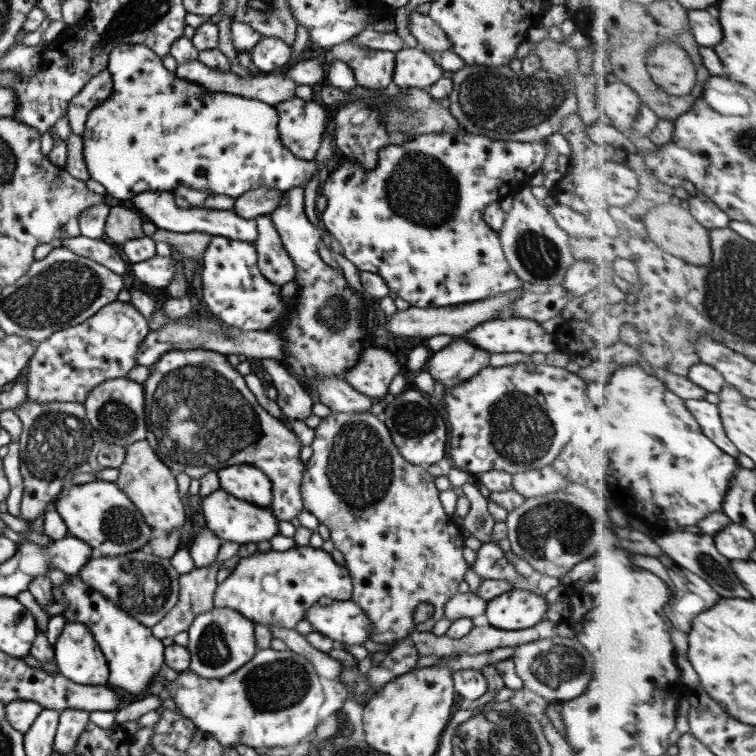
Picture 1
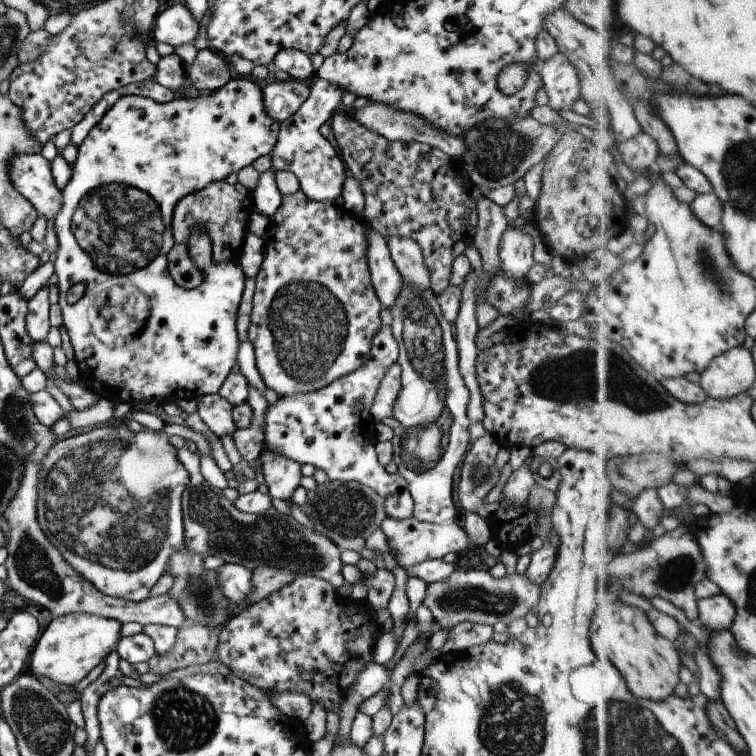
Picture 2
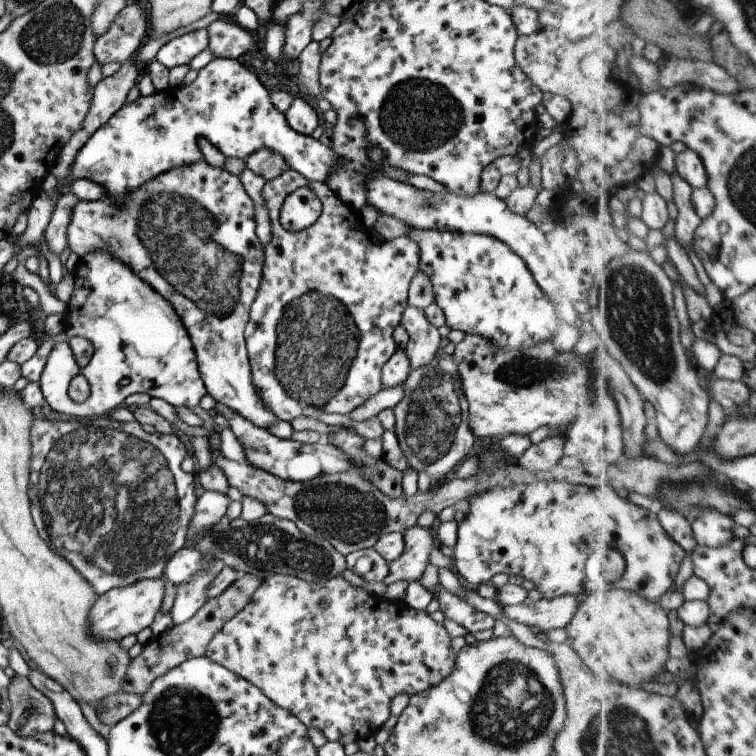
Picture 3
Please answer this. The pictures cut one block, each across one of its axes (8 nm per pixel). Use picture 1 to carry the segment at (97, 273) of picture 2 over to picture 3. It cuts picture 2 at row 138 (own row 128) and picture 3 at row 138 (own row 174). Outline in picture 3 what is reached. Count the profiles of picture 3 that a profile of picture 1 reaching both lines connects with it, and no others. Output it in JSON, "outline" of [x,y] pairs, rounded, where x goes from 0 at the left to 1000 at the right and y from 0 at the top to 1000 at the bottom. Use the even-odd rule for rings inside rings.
{"outline":[[[283,77],[261,95],[258,106],[250,114],[221,115],[216,120],[204,120],[197,127],[184,127],[175,135],[163,138],[107,193],[91,222],[89,247],[91,250],[97,238],[120,238],[136,249],[136,262],[144,259],[149,265],[160,265],[163,254],[165,259],[171,259],[181,249],[187,249],[187,243],[202,238],[205,233],[266,212],[269,205],[262,196],[265,183],[274,185],[298,209],[324,210],[328,204],[353,196],[369,204],[380,222],[398,230],[406,241],[423,243],[425,247],[430,246],[435,225],[443,225],[446,217],[438,193],[425,190],[414,180],[394,177],[380,165],[376,151],[358,139],[357,126],[335,95],[312,79]]]}

